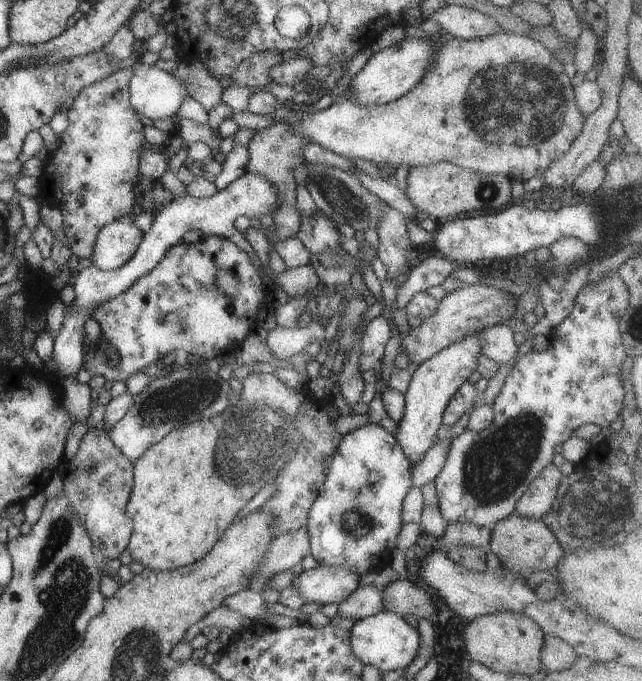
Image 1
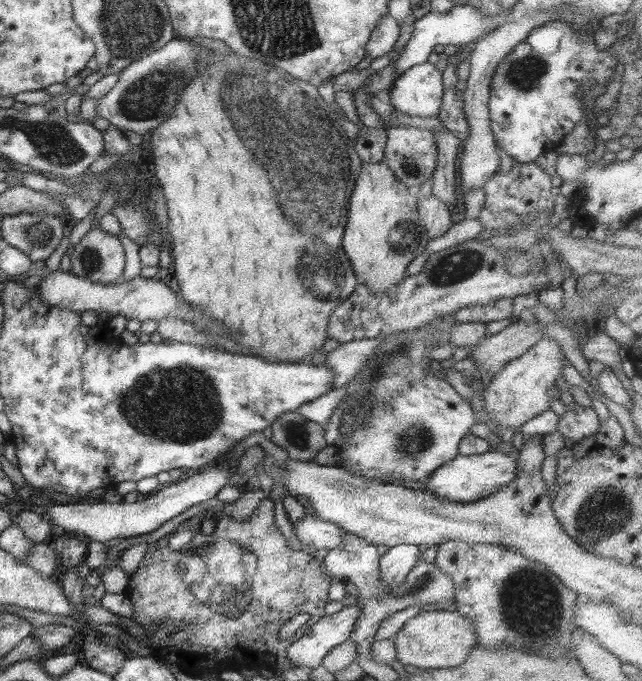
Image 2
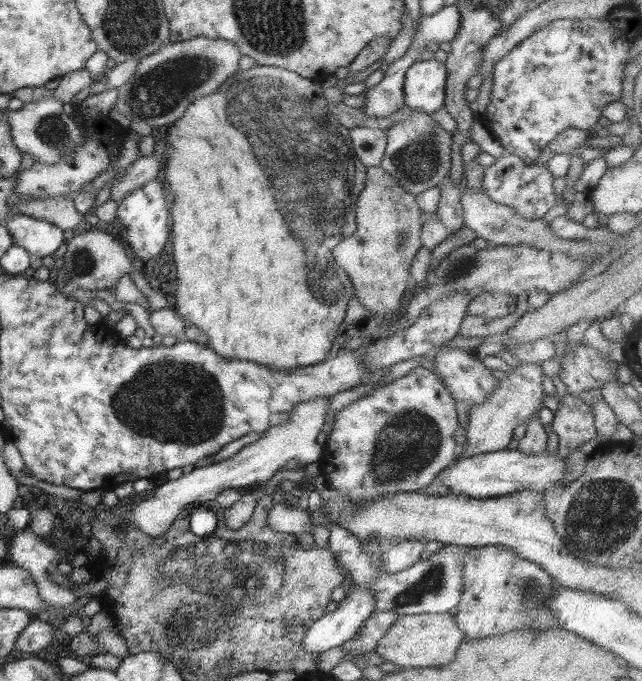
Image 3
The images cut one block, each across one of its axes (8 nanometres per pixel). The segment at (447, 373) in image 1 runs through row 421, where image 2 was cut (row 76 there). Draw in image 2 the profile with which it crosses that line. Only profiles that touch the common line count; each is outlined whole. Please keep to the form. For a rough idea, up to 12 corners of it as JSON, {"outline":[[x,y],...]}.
{"outline":[[433,63],[403,70],[389,86],[393,110],[437,117],[442,72]]}

